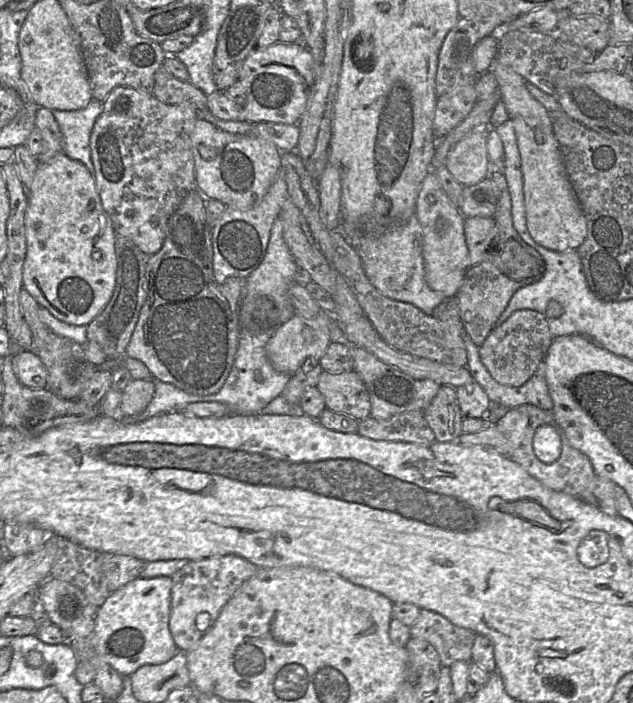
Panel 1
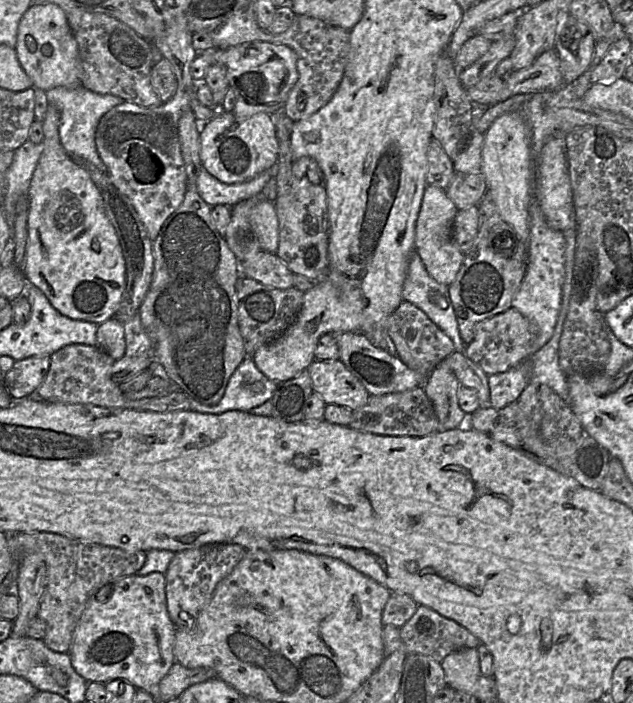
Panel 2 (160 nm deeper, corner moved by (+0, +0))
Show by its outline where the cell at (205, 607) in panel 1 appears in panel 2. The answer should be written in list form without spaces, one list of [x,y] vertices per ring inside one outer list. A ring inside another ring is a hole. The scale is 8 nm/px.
[[[214,543],[175,553],[164,575],[167,611],[176,629],[196,633],[199,613],[210,601],[216,585],[240,562],[245,551],[239,544]]]

